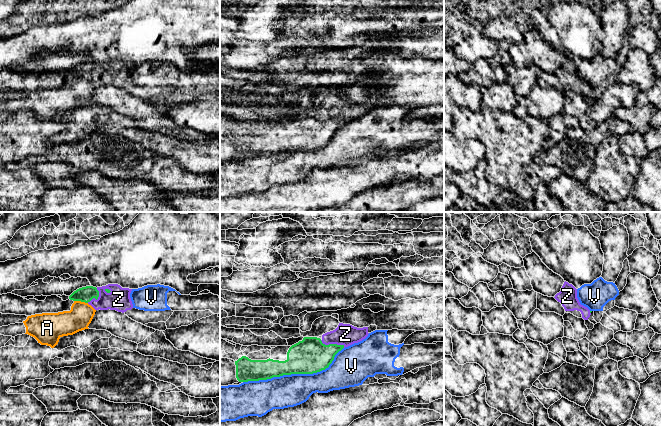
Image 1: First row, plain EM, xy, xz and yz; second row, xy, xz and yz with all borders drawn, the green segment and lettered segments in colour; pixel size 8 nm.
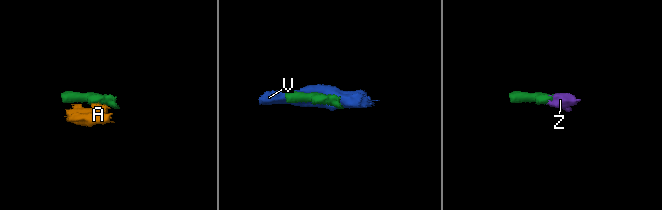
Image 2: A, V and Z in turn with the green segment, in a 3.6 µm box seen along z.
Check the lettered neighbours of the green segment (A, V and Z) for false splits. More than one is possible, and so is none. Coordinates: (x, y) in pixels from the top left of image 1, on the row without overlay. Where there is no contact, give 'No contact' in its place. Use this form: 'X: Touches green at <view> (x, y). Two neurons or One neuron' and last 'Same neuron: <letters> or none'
A: Touches green at xy (81, 77). Two neurons
V: Touches green at xz (295, 149). Two neurons
Z: Touches green at xz (332, 120). One neuron
Same neuron: Z

